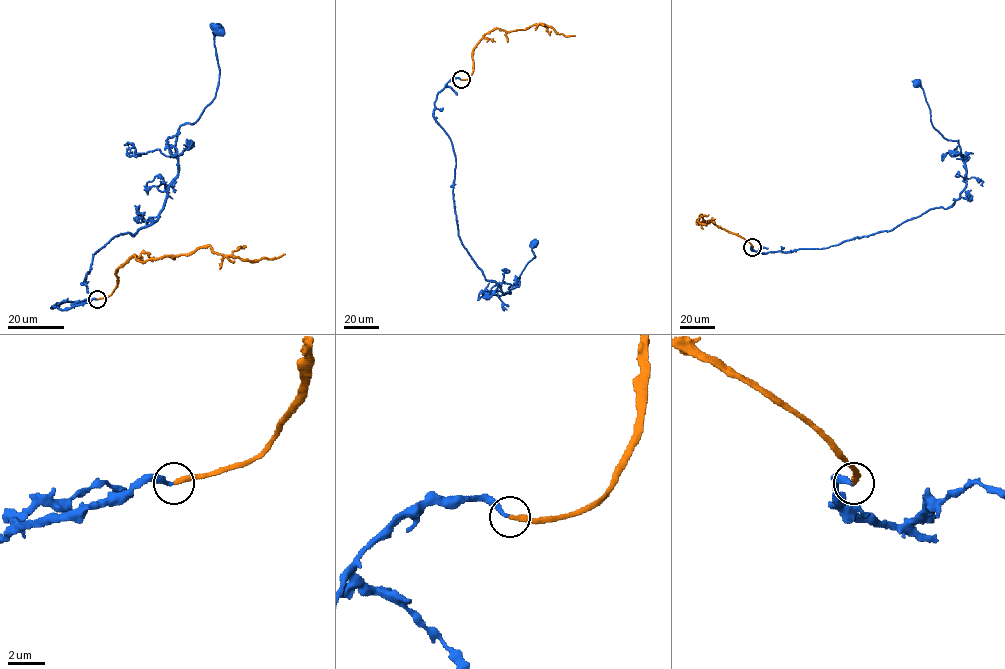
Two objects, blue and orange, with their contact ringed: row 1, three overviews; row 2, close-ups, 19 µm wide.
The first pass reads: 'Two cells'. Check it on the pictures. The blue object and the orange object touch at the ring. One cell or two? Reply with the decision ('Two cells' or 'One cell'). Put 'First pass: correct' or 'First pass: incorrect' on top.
First pass: incorrect
One cell

